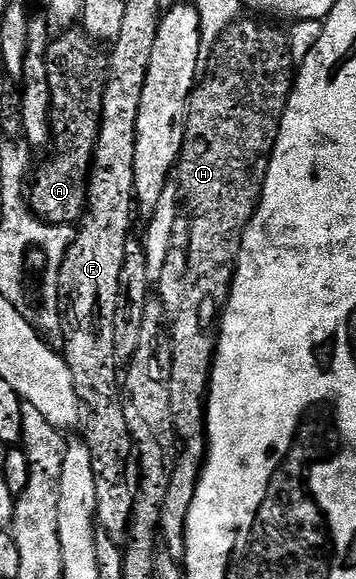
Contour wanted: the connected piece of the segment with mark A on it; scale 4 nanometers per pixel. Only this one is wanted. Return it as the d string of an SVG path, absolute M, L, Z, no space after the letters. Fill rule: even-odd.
M70 27L51 40L48 47L48 87L52 87L52 107L50 108L50 124L52 126L52 149L56 152L43 163L42 166L37 166L36 172L32 177L32 184L28 189L30 199L30 209L40 218L41 221L48 225L57 225L59 227L70 227L82 220L82 212L86 210L86 183L90 175L90 165L94 162L94 148L96 147L96 139L100 131L100 119L102 118L102 86L104 84L104 61L98 57L90 57L90 45L92 46L91 38L87 37L85 32L78 27Z

